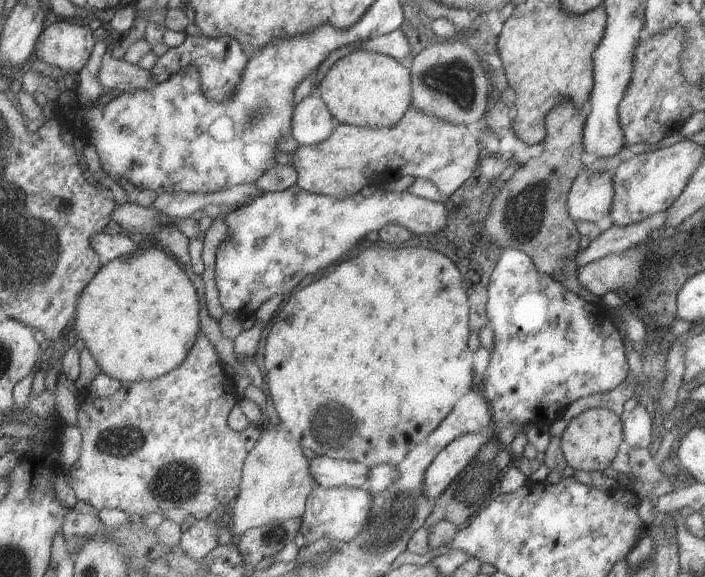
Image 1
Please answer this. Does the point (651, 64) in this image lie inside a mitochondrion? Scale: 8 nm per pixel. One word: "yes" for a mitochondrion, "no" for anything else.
yes

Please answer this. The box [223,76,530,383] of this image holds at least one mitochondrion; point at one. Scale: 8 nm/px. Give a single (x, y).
(264, 105)

